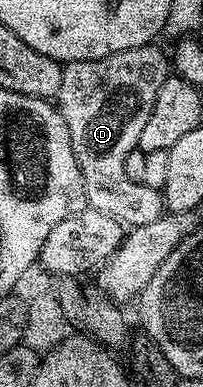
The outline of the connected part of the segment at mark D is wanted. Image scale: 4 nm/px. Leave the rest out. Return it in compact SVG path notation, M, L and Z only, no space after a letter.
M154 43L136 49L124 49L124 53L112 53L108 57L100 57L92 61L67 63L62 68L56 106L68 125L70 144L80 165L80 173L84 177L87 204L127 228L148 225L164 213L161 191L152 189L147 183L128 181L124 173L124 157L128 157L128 153L137 148L140 132L148 122L148 113L152 113L156 93L160 93L160 85L164 85L170 74L172 74L172 63L167 52L165 55Z

